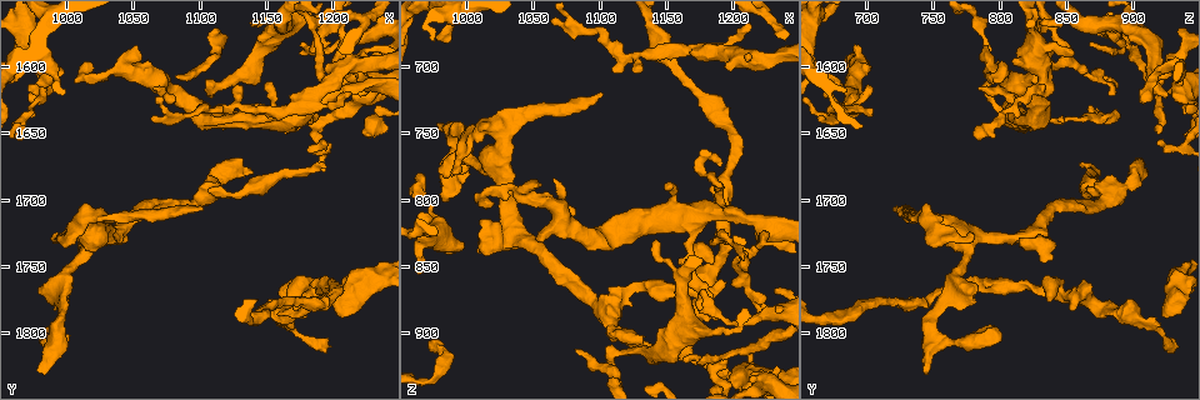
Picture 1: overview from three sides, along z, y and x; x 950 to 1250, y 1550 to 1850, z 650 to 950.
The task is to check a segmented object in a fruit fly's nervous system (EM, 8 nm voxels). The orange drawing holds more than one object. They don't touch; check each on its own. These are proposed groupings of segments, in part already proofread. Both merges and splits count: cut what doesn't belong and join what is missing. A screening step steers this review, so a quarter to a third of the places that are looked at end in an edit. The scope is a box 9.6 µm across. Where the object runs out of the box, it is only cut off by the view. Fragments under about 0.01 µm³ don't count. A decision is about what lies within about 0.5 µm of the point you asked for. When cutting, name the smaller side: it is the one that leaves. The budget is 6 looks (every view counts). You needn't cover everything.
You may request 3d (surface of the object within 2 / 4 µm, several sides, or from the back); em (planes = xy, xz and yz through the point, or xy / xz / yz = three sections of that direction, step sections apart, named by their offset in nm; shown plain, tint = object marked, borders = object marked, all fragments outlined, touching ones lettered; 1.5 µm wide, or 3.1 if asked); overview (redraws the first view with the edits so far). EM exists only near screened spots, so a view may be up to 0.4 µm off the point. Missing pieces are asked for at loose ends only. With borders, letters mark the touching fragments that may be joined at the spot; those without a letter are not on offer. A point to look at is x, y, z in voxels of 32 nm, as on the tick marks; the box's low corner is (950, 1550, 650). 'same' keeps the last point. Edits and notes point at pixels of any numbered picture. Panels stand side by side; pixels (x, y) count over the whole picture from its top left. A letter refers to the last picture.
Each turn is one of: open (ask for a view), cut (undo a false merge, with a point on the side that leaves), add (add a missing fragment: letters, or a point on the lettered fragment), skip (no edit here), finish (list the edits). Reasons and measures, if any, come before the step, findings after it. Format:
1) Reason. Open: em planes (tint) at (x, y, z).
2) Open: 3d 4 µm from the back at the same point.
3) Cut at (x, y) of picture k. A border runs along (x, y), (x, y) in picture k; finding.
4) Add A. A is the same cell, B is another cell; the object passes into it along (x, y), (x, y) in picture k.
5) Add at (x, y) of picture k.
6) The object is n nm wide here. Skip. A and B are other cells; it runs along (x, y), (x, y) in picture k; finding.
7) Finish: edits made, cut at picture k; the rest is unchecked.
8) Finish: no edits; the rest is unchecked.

Thin end. Open: em planes (borders) at (1198, 1812, 934).

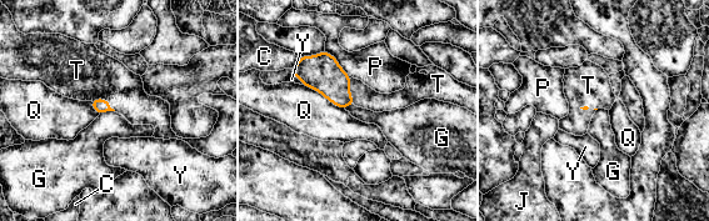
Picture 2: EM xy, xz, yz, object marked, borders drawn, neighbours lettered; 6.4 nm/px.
The longest contact is with Q, 320 nm. Add T. T is the same cell, C, G, J, P, Q and Y are other cells; the cell continues.

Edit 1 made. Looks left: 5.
Redraw. Open: overview.

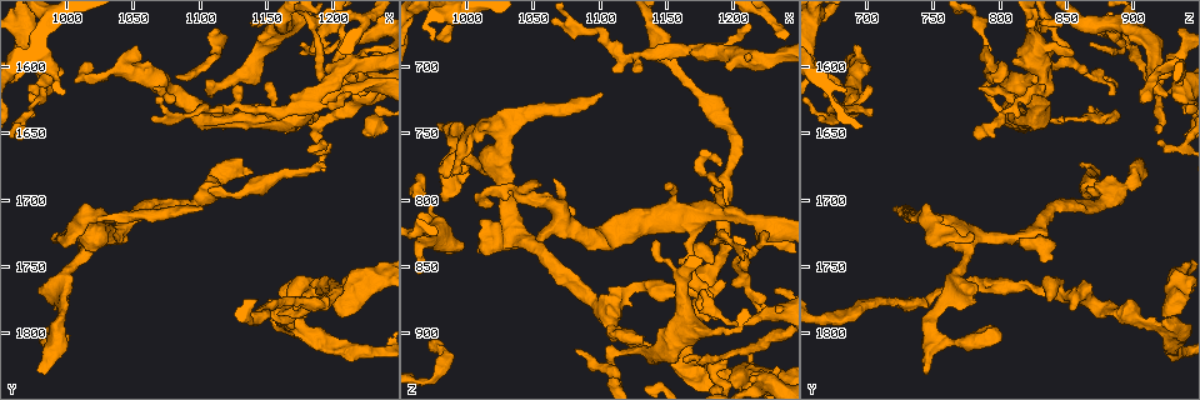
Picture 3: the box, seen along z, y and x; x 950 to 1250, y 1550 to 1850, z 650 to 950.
Branch stops here. Open: 3d 4 µm at (1140, 1680, 908).

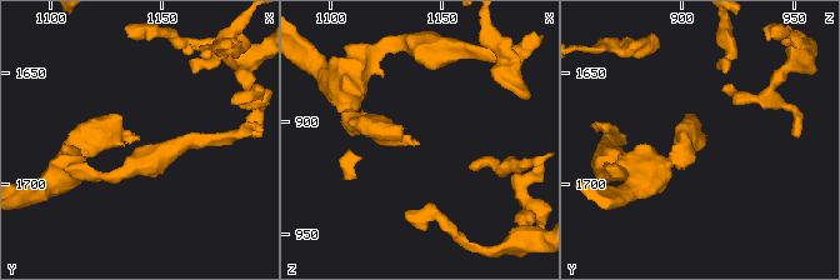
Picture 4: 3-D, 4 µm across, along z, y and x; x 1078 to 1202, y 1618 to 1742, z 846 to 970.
Open: em 3.1 µm planes (borders) at (1140, 1679, 909).

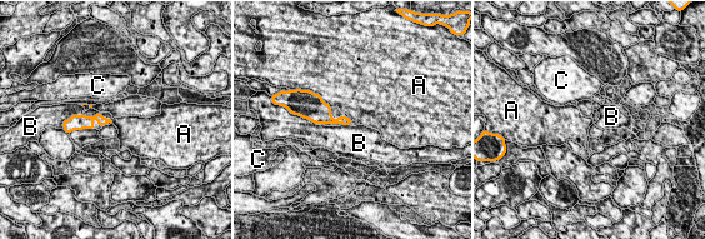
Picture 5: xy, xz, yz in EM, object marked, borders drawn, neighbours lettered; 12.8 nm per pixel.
Skip. A, B and C are other cells; a border runs along (319, 94), (331, 106) in picture 5; no lettered fragment goes on from it.

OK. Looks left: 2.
An open end. Open: 3d 4 µm at (1212, 1618, 670).

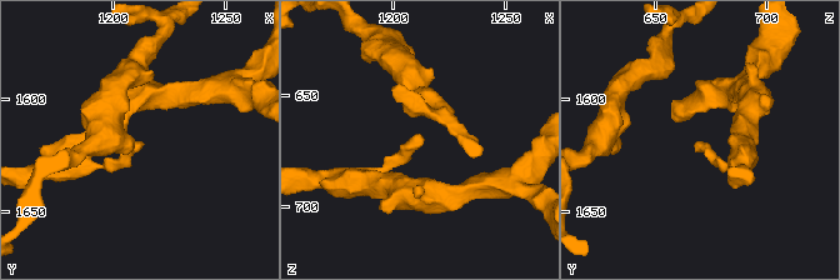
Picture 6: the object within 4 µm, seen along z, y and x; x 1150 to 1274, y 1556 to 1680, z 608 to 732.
Now the EM. Open: em planes (borders) at (1214, 1619, 672).

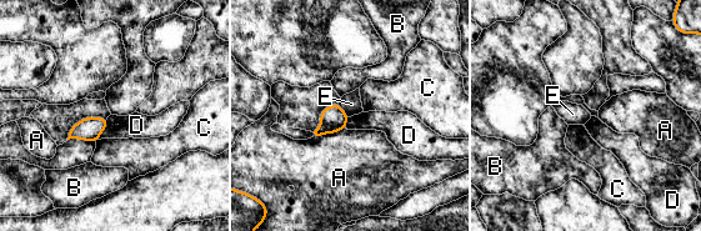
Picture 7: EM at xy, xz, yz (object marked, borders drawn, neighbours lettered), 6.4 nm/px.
The longest contact is with A, 220 nm. Skip. A, B, C, D and E are other cells; none of them fits.

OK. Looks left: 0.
Finish: edits made, add at picture 2; the rest is unchecked.

